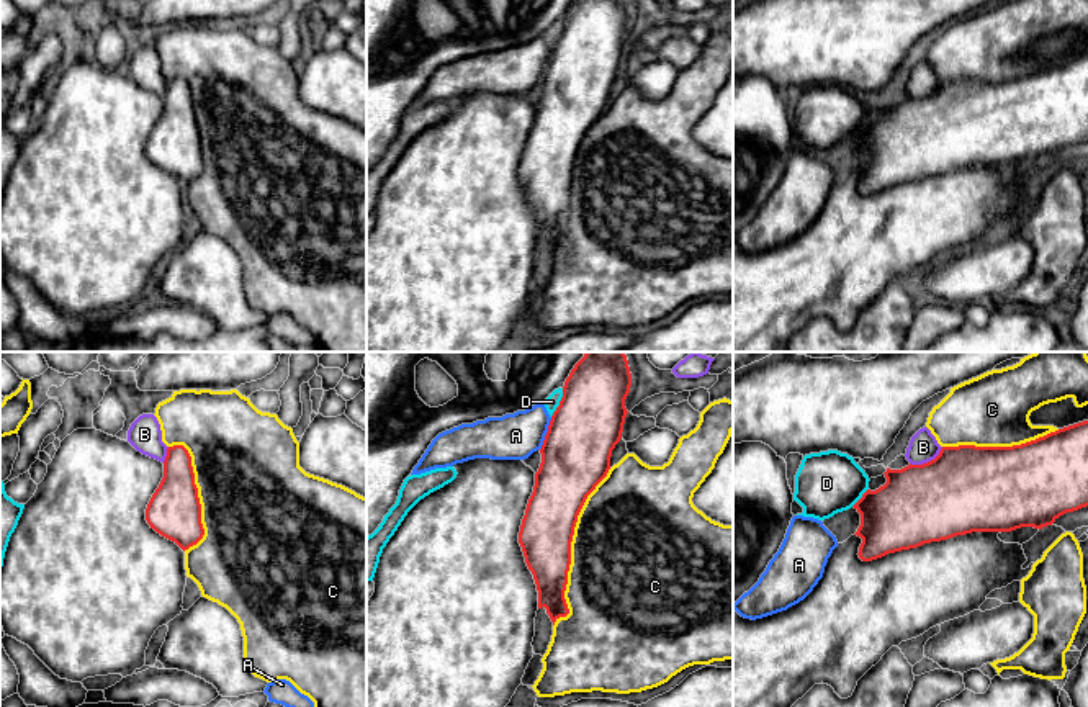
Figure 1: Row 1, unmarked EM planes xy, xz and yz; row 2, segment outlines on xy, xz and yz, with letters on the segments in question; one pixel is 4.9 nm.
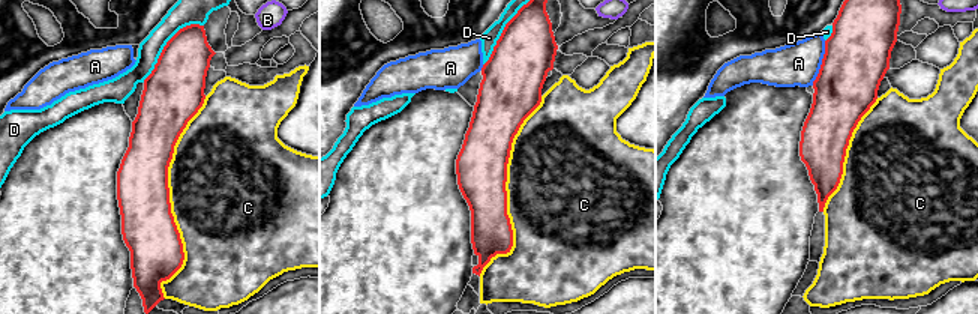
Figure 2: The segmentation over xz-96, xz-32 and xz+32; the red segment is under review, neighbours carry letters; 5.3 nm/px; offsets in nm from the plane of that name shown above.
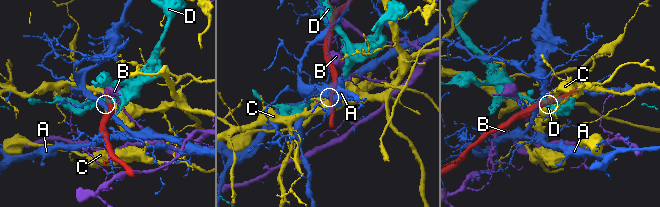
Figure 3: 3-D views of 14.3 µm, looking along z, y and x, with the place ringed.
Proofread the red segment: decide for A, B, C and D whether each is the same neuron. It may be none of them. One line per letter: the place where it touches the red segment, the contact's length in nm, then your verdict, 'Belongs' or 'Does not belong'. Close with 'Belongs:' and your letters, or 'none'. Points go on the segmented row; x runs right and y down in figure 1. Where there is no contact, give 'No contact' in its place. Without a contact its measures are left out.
A: Touches red at xz (547, 434). Shared border 170 nm. Does not belong
B: Touches red at yz (928, 462). Shared border 190 nm. Does not belong
C: Touches red at xz (570, 549). Shared border 850 nm. Does not belong
D: Touches red at xz (560, 403). Shared border 160 nm. Does not belong
Belongs: none

